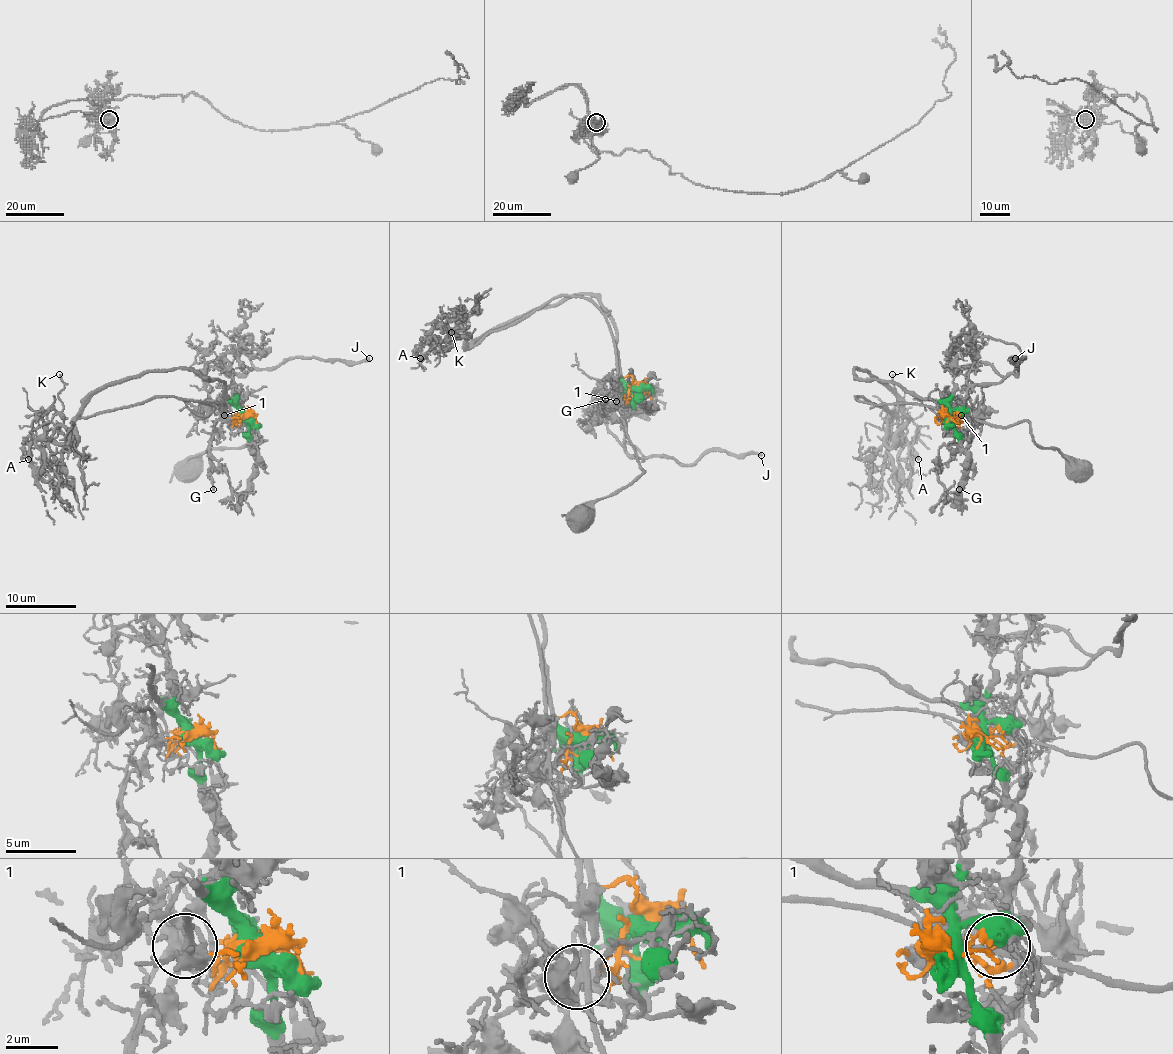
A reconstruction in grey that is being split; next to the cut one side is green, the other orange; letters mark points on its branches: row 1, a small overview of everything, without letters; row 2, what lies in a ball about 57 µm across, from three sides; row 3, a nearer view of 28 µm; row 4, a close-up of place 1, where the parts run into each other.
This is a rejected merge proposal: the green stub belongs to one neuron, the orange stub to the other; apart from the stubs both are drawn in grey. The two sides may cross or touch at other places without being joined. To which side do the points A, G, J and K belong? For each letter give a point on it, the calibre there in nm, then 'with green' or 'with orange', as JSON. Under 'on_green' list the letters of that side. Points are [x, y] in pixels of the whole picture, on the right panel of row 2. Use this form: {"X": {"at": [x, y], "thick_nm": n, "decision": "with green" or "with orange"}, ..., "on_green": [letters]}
{"A": {"at": [918, 459], "thick_nm": 320, "decision": "with green"}, "G": {"at": [959, 489], "thick_nm": 100, "decision": "with orange"}, "J": {"at": [1015, 358], "thick_nm": 260, "decision": "with orange"}, "K": {"at": [892, 374], "thick_nm": 110, "decision": "with green"}, "on_green": ["A", "K"]}

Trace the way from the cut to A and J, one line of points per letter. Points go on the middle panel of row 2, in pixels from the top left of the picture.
A: (638, 387), (624, 382), (613, 318), (585, 294), (470, 346), (463, 336), (437, 341), (421, 359)
J: (638, 387), (629, 391), (622, 405), (629, 454), (669, 456), (687, 465), (694, 465), (712, 450), (761, 456)

